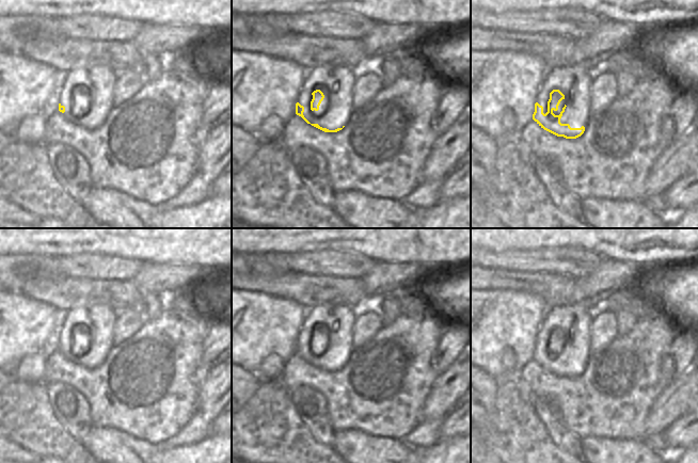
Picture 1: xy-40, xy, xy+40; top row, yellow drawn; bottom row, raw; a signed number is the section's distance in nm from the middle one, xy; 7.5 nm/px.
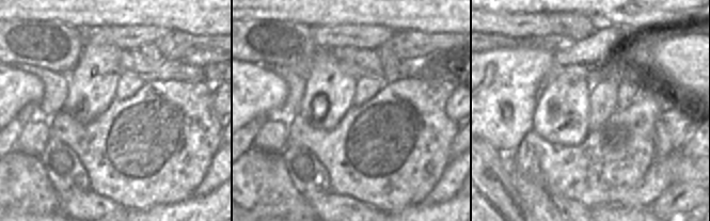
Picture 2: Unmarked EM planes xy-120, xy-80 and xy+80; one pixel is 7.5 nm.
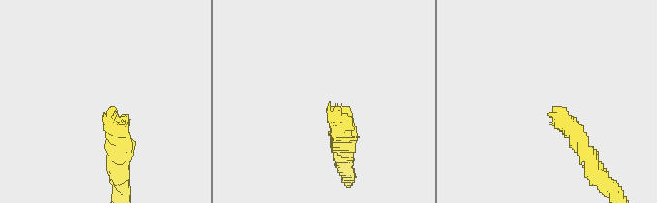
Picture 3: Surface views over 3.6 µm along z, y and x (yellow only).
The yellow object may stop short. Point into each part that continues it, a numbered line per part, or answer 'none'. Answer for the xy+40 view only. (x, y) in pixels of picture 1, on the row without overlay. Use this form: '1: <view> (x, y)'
1: xy+40 (574, 321)

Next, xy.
1: xy (336, 321)

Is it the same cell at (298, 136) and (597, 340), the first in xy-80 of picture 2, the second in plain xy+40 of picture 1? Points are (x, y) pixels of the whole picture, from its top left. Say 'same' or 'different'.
different

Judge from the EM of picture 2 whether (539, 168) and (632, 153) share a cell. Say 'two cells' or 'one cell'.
one cell

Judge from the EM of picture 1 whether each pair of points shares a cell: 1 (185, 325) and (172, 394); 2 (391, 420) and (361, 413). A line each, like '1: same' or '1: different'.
1: same
2: same

